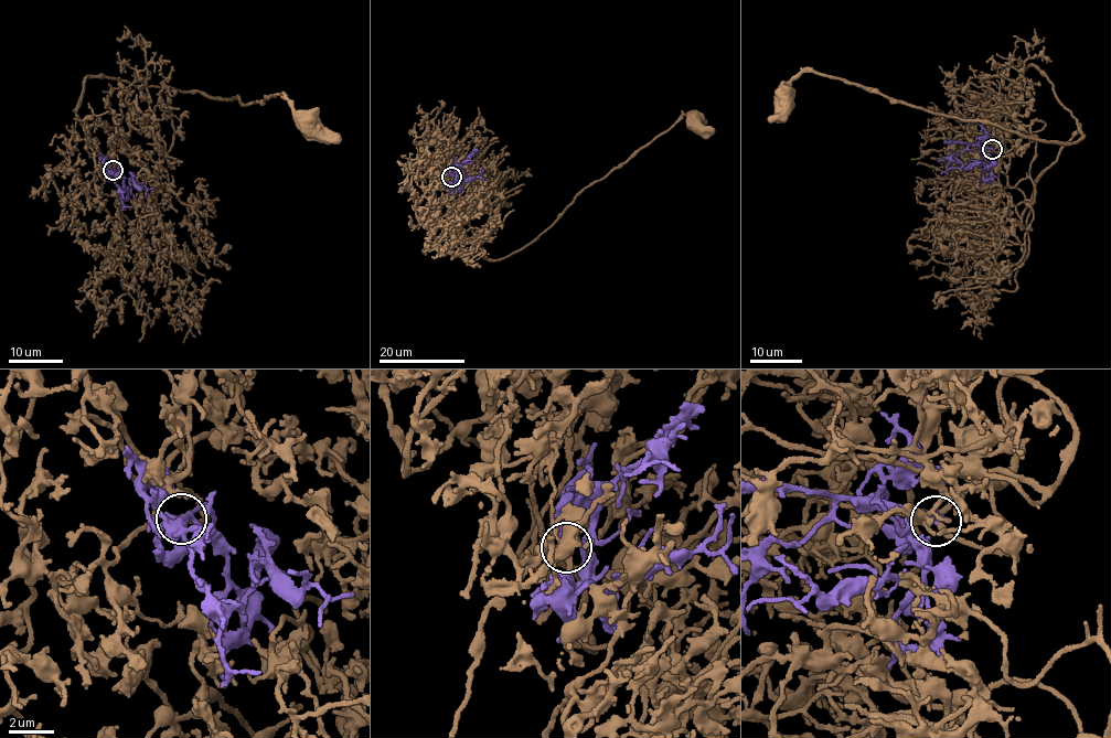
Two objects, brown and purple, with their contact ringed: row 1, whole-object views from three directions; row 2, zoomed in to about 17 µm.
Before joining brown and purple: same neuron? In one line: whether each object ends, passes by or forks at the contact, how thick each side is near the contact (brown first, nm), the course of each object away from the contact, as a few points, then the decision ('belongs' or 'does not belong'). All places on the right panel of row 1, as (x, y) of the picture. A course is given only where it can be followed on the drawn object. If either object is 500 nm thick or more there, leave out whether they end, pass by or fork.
brown passes by; purple ends; calibres 170 and 240 nm; course brown (992, 150), (1008, 153), (1016, 82), (1038, 67), (1077, 118), (1075, 141), (948, 117), (811, 71), (783, 97); course purple (991, 149), (985, 150), (990, 170), (986, 179), (983, 174), (984, 166), (980, 162), (948, 170); belongs

